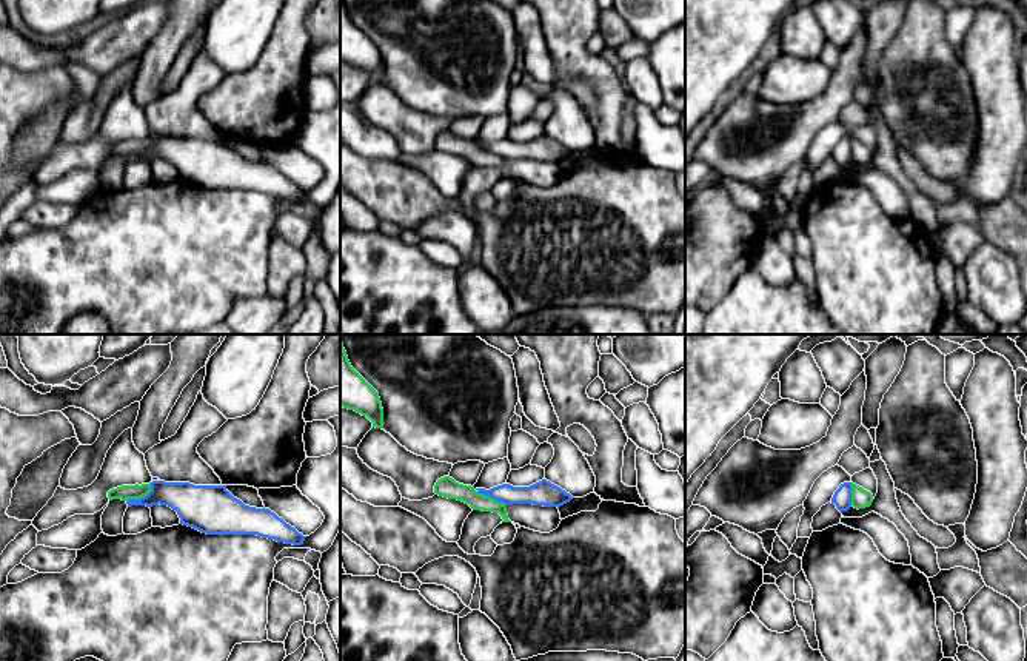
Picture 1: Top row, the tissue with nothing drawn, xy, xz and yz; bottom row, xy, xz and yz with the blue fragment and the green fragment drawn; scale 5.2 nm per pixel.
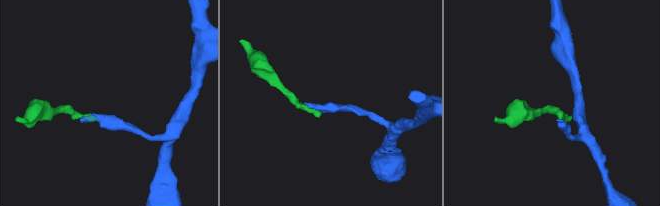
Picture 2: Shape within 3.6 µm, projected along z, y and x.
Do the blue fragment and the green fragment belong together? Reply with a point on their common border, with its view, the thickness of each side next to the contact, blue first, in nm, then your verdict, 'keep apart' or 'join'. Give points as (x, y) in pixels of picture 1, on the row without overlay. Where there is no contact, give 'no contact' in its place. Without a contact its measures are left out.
contact xy (143, 151); calibres 180 and 80 nm; keep apart

